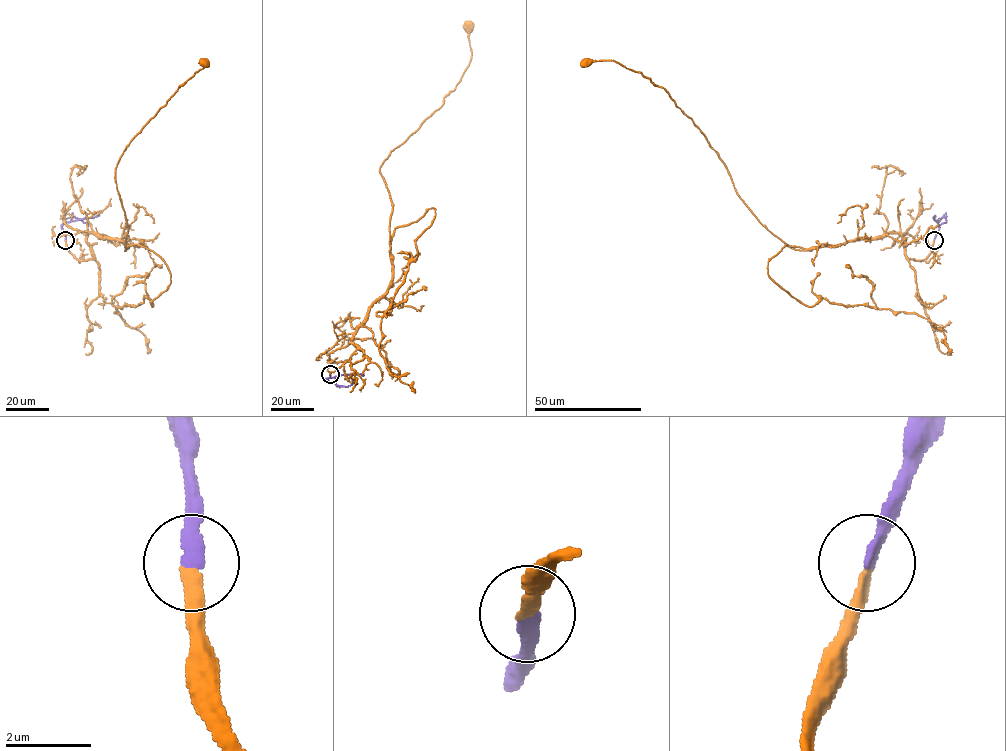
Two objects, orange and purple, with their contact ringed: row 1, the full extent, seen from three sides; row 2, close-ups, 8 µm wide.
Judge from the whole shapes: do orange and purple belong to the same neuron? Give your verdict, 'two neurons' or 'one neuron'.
one neuron

